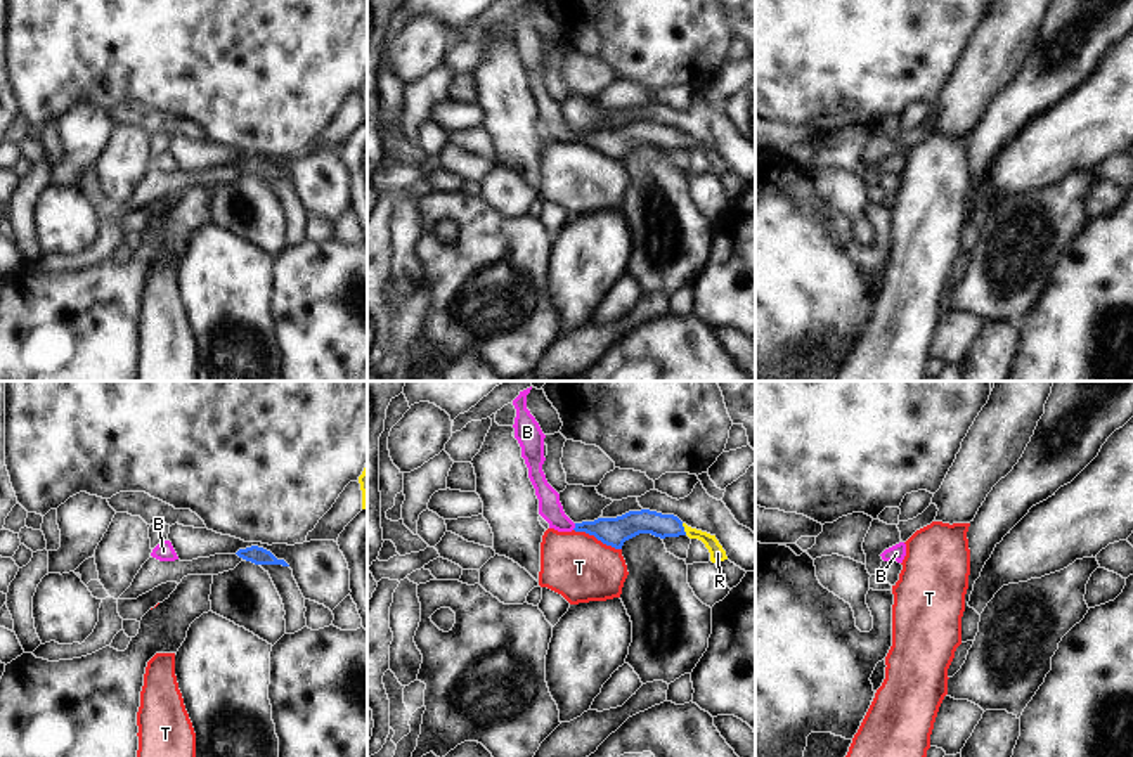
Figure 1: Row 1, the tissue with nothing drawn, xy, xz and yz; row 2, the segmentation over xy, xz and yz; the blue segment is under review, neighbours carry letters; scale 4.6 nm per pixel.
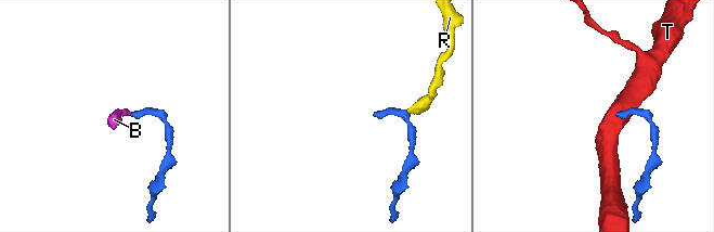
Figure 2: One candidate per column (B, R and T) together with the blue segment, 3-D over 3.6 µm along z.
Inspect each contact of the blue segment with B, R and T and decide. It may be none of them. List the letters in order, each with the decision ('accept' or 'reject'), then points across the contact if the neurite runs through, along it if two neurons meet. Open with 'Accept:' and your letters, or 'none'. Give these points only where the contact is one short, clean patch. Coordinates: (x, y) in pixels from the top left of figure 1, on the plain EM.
Accept: B, R
B: accept; way xz (614, 144), (598, 139), (576, 139), (567, 137), (550, 120)
R: accept; way xz (631, 135), (683, 141), (702, 148), (718, 165)
T: reject; border xz (574, 141), (593, 146), (621, 161)

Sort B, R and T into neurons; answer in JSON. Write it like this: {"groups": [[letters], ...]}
{"groups": [["B", "R"], ["T"]]}

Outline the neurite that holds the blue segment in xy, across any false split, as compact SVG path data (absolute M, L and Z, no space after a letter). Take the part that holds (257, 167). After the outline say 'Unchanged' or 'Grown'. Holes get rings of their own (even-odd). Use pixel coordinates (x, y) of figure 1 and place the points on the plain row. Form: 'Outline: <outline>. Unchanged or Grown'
Outline: M251 158L246 161L239 161L236 165L239 170L251 173L255 177L282 177L282 178L289 178L284 171L277 171L270 163L258 159L258 158Z. Unchanged.

